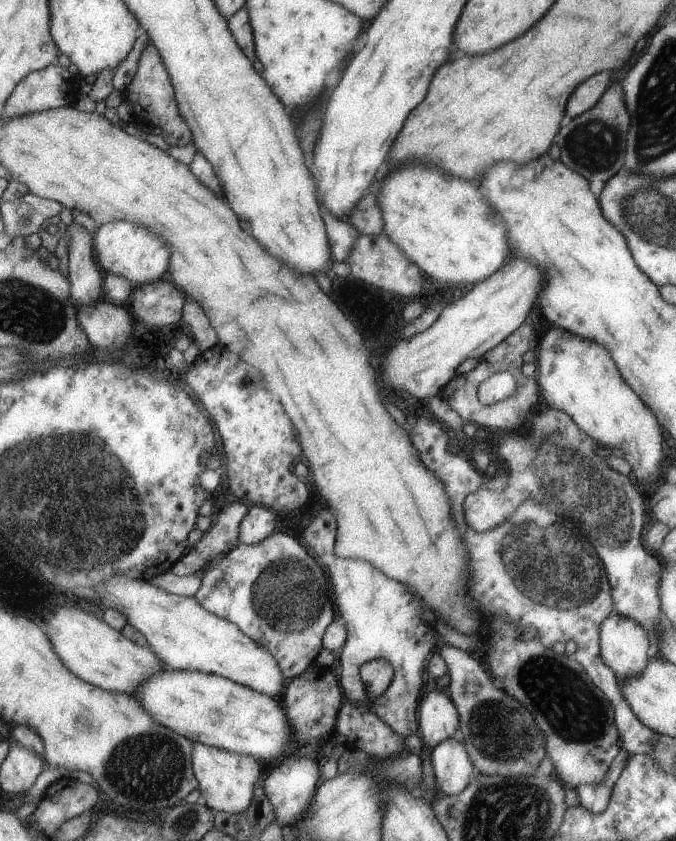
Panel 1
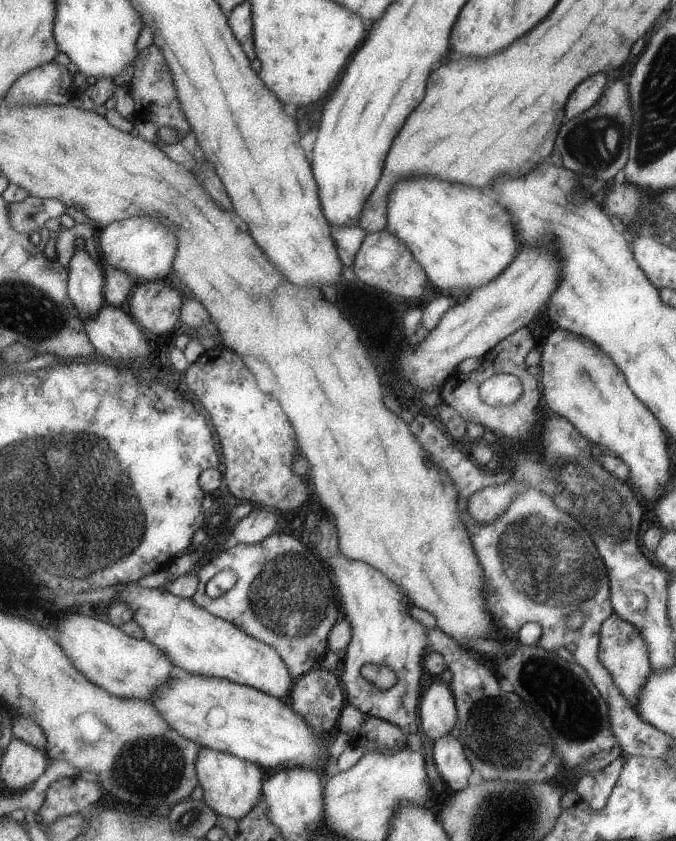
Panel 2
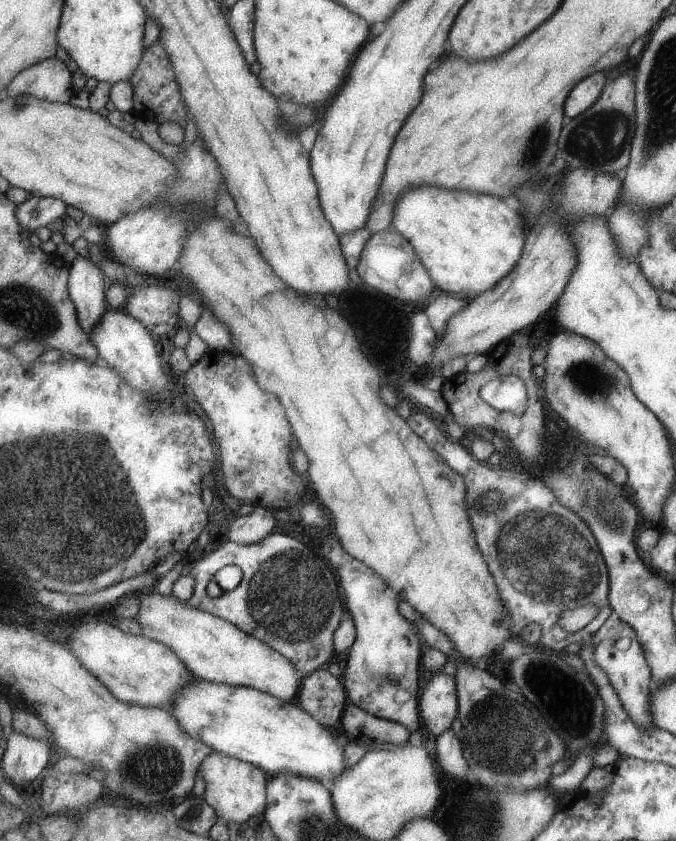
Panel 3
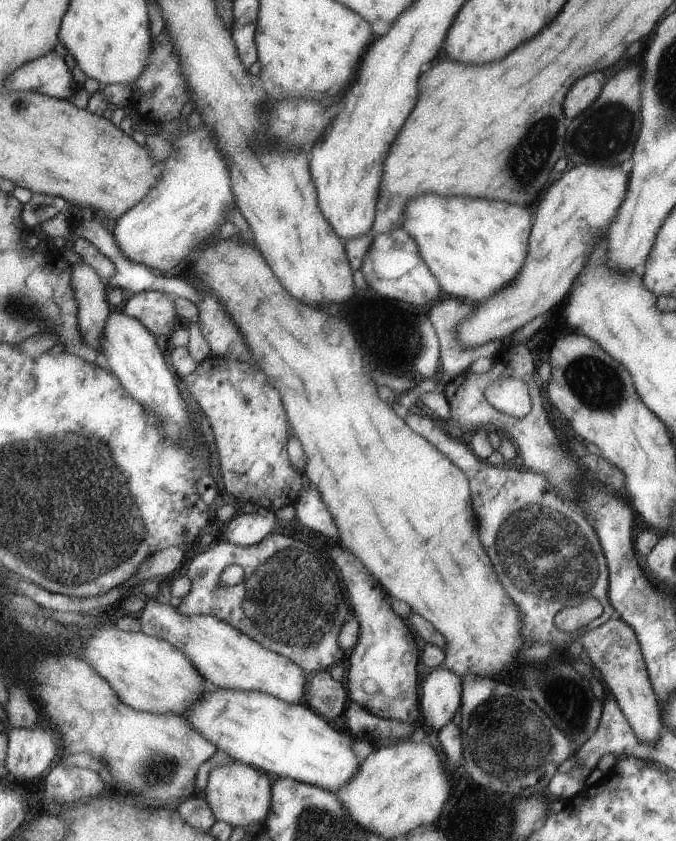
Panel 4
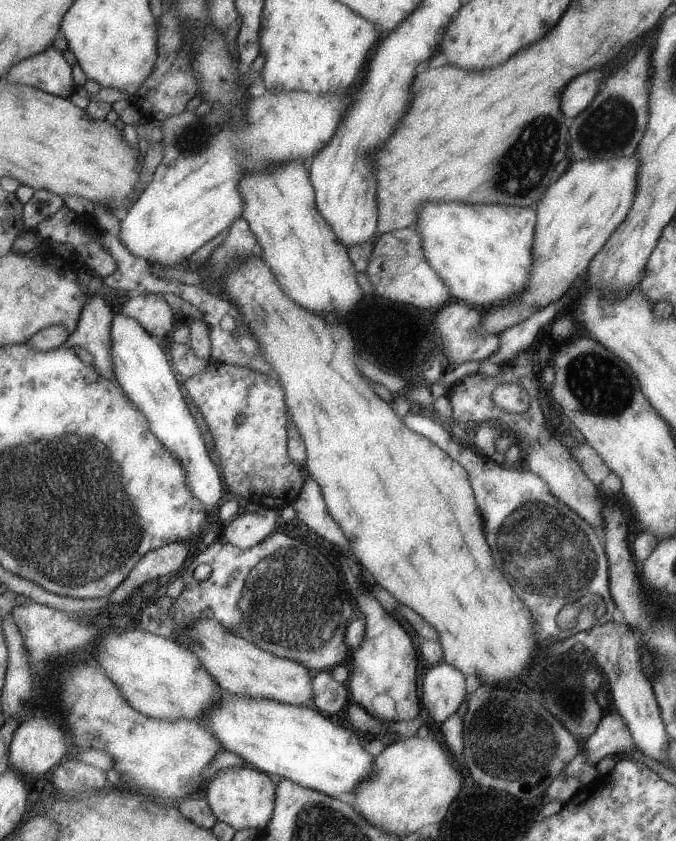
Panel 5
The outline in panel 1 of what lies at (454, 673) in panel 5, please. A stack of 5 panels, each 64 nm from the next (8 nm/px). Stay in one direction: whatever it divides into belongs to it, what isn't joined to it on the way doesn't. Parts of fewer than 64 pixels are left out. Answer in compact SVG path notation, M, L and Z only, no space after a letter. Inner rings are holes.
M431 690L419 701L417 708L418 727L421 738L435 748L437 744L452 738L453 732L459 726L459 714L448 693Z

